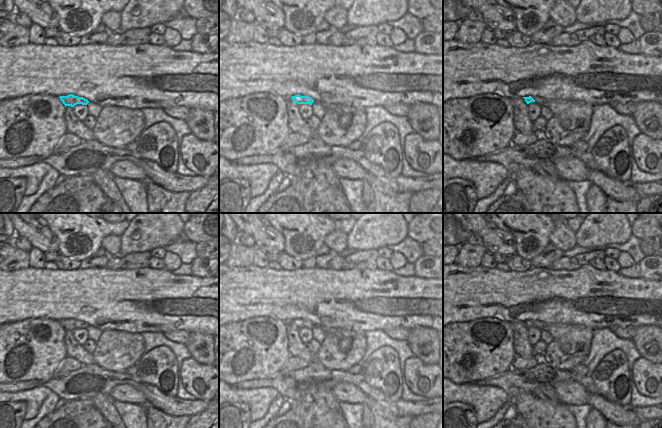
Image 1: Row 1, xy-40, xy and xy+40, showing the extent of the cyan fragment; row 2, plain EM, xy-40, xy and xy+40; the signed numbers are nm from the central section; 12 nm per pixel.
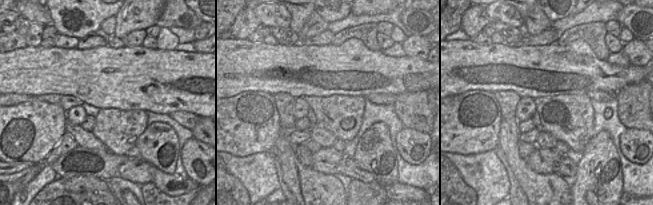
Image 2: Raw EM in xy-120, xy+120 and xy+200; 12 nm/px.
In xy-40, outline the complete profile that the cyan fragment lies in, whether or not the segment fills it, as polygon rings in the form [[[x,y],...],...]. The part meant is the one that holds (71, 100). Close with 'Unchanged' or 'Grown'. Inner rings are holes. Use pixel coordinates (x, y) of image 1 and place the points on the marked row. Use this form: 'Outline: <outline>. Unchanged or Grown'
Outline: [[[69,94],[67,96],[60,96],[60,100],[66,106],[74,107],[77,104],[87,105],[89,101],[83,97],[78,97],[73,94]]]. Unchanged.

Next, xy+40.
Outline: [[[537,96],[523,97],[527,104],[535,102],[546,106],[565,130],[586,132],[590,122],[593,106],[585,102],[569,100],[545,100]]]. Grown.

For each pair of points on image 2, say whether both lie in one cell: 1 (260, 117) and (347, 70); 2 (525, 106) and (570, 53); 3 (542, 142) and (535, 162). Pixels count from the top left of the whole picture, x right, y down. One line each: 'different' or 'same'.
1: different
2: different
3: different

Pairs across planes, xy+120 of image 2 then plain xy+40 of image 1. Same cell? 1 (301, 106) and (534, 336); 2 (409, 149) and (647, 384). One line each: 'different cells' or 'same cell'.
1: same cell
2: same cell

